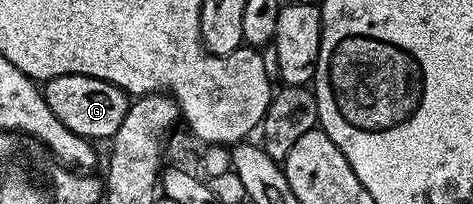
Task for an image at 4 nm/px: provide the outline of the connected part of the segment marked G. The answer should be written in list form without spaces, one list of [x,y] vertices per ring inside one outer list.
[[[78,73],[44,82],[43,92],[47,107],[55,111],[55,119],[59,119],[63,127],[75,131],[75,135],[86,139],[113,138],[115,131],[119,131],[119,123],[123,123],[123,119],[129,113],[131,104],[130,94],[115,87],[110,81]]]

